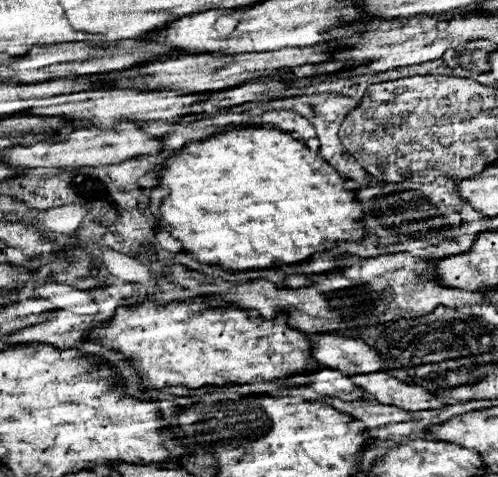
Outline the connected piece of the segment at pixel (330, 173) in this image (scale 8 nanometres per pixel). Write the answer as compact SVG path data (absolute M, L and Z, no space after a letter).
M272 125L246 127L240 131L218 133L206 141L188 143L186 147L176 151L160 171L160 185L150 189L150 207L152 207L152 213L158 219L160 227L164 227L172 237L176 237L178 241L184 243L184 251L188 251L200 263L220 265L228 271L252 271L252 269L270 269L270 267L278 267L278 265L302 263L302 261L308 261L310 257L314 257L316 253L330 251L340 241L362 241L366 235L364 225L358 223L364 217L364 211L360 209L360 203L356 201L356 193L352 193L344 187L344 177L332 165L328 165L318 153L310 151L304 141L294 139L292 135L280 131Z

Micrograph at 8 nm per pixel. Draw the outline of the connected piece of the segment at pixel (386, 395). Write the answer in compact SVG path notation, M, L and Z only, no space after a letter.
M370 373L370 375L354 375L352 381L374 395L378 403L396 405L404 411L422 411L422 409L440 409L446 407L436 395L420 385L410 385L394 379L390 373Z

